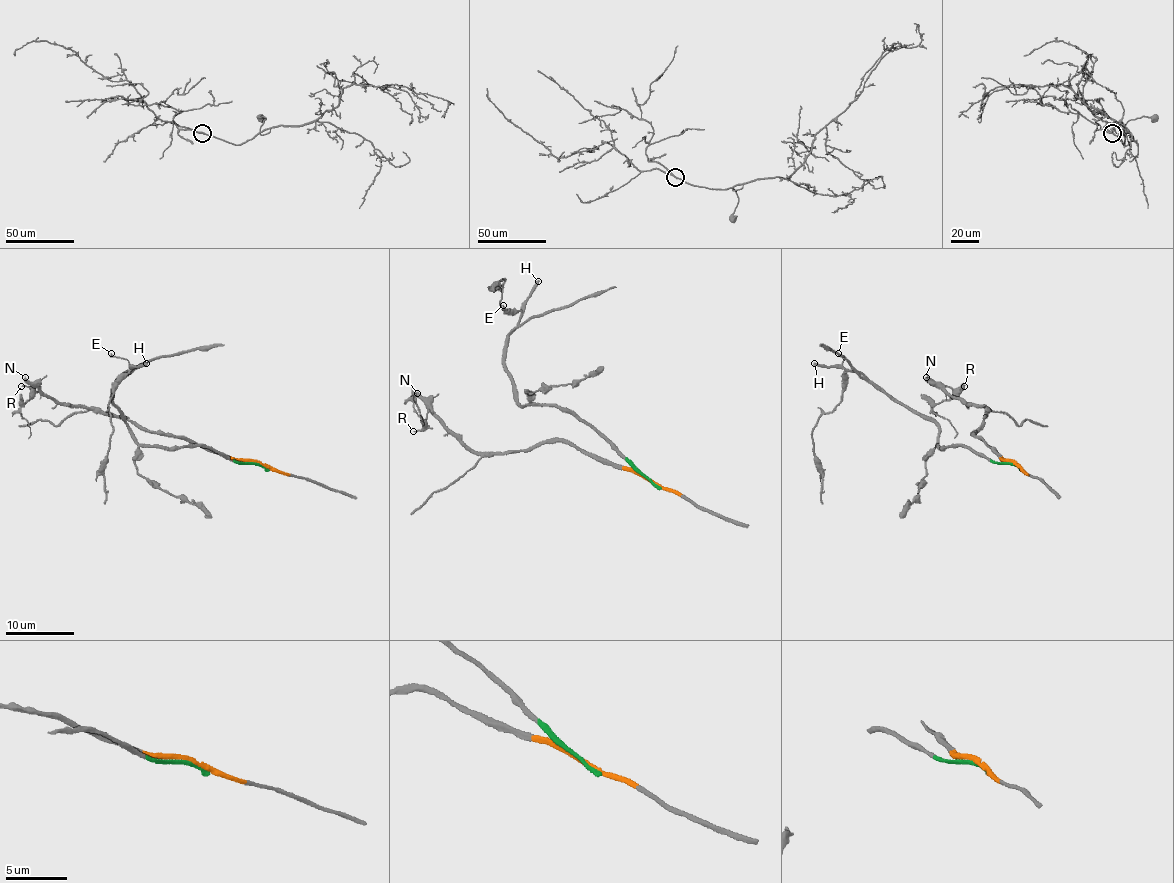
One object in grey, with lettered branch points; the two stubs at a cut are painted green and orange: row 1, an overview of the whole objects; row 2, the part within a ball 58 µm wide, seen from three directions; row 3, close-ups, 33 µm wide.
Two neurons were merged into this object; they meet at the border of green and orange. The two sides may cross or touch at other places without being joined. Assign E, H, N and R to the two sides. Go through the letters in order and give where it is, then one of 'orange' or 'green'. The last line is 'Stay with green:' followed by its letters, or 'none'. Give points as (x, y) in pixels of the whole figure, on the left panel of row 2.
E: at (111, 353); green
H: at (146, 363); green
N: at (25, 377); orange
R: at (21, 386); orange
Stay with green: E, H

